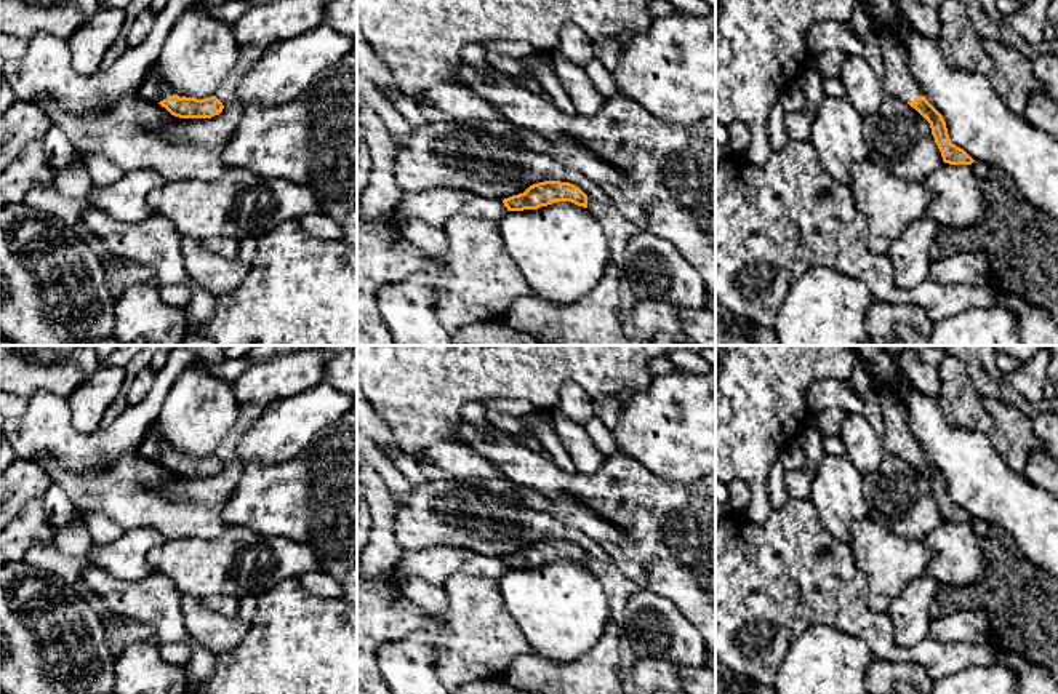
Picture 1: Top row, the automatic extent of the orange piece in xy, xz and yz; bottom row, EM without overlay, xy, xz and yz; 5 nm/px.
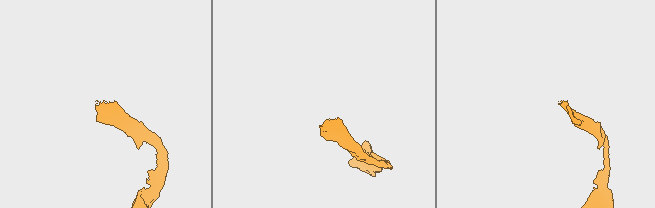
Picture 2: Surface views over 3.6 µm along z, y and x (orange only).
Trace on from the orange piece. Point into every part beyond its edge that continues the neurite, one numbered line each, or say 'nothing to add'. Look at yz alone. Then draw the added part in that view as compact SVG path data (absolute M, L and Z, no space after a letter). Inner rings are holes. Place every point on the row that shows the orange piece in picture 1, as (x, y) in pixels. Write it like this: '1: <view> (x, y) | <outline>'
1: yz (898, 82) | M872 26L872 32L879 38L885 64L885 75L882 78L885 93L903 99L904 102L911 102L916 98L924 96L911 75L908 56L896 37L896 32L880 26Z

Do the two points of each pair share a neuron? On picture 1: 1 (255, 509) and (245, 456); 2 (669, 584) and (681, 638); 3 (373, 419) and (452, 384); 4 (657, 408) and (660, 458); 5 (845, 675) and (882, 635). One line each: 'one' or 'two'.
1: two
2: two
3: two
4: one
5: two

